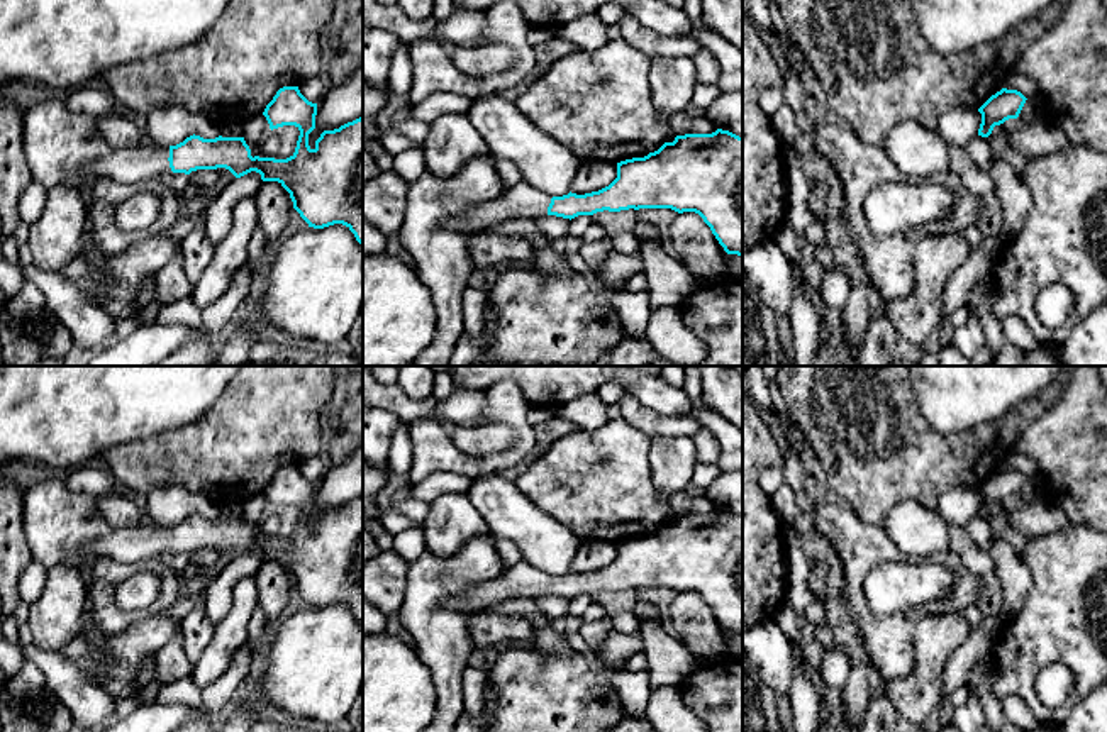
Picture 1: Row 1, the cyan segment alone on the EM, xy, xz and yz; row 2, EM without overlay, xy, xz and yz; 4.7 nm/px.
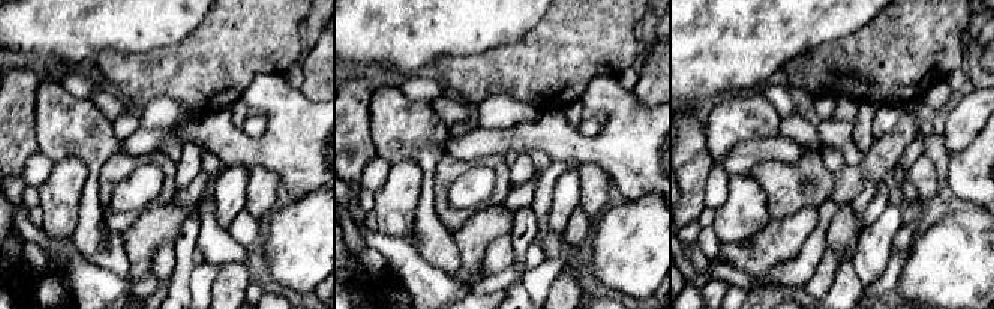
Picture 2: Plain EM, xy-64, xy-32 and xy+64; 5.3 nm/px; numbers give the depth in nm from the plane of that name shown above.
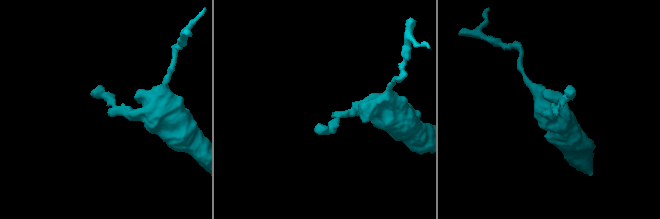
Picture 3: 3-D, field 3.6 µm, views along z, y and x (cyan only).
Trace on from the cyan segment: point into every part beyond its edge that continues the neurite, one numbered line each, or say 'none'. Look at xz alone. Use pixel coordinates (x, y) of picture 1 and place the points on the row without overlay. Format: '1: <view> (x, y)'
1: xz (522, 580)

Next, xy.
1: xy (141, 543)

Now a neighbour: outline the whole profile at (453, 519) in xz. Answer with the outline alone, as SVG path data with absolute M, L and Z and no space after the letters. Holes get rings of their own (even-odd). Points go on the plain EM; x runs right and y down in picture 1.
M468 491L451 493L431 502L431 510L420 527L426 549L437 557L451 557L468 539L490 532Z

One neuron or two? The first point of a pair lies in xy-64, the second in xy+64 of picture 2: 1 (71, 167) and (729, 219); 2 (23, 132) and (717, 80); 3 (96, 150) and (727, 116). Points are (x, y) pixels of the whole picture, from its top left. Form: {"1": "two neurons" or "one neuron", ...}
{"1": "one neuron", "2": "two neurons", "3": "one neuron"}

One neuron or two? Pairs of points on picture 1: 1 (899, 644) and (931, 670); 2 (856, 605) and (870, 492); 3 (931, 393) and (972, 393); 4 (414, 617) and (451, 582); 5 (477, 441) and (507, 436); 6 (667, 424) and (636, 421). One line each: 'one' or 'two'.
1: two
2: two
3: one
4: one
5: one
6: one

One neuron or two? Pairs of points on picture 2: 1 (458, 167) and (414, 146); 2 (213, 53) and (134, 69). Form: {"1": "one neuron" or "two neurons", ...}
{"1": "two neurons", "2": "one neuron"}

